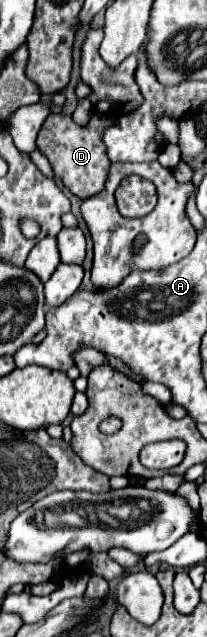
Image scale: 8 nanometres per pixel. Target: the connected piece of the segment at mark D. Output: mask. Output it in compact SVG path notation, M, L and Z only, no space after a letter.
M98 112L92 114L92 118L86 126L74 124L70 116L50 114L38 132L36 146L48 158L54 174L64 182L64 186L74 196L78 196L82 200L98 194L108 180L110 160L108 160L108 154L106 154L106 148L102 142L102 135L103 131L112 124L112 119L109 116Z

